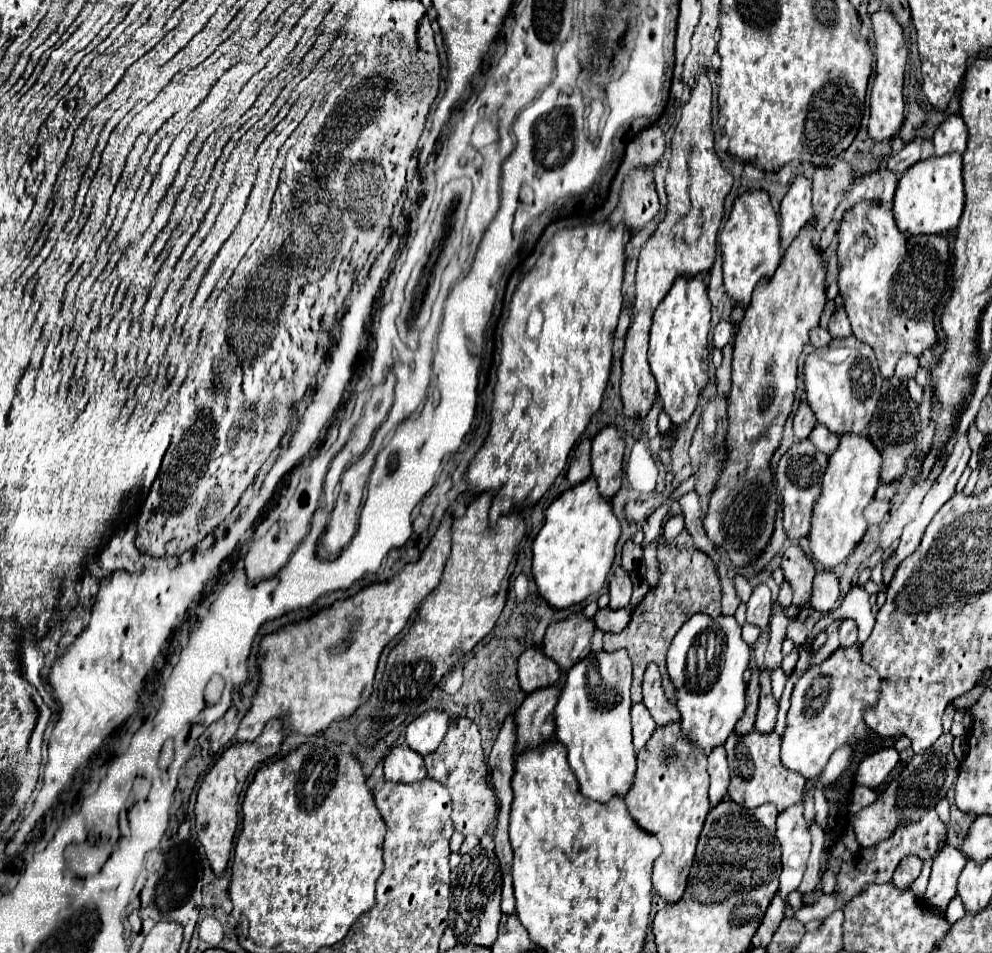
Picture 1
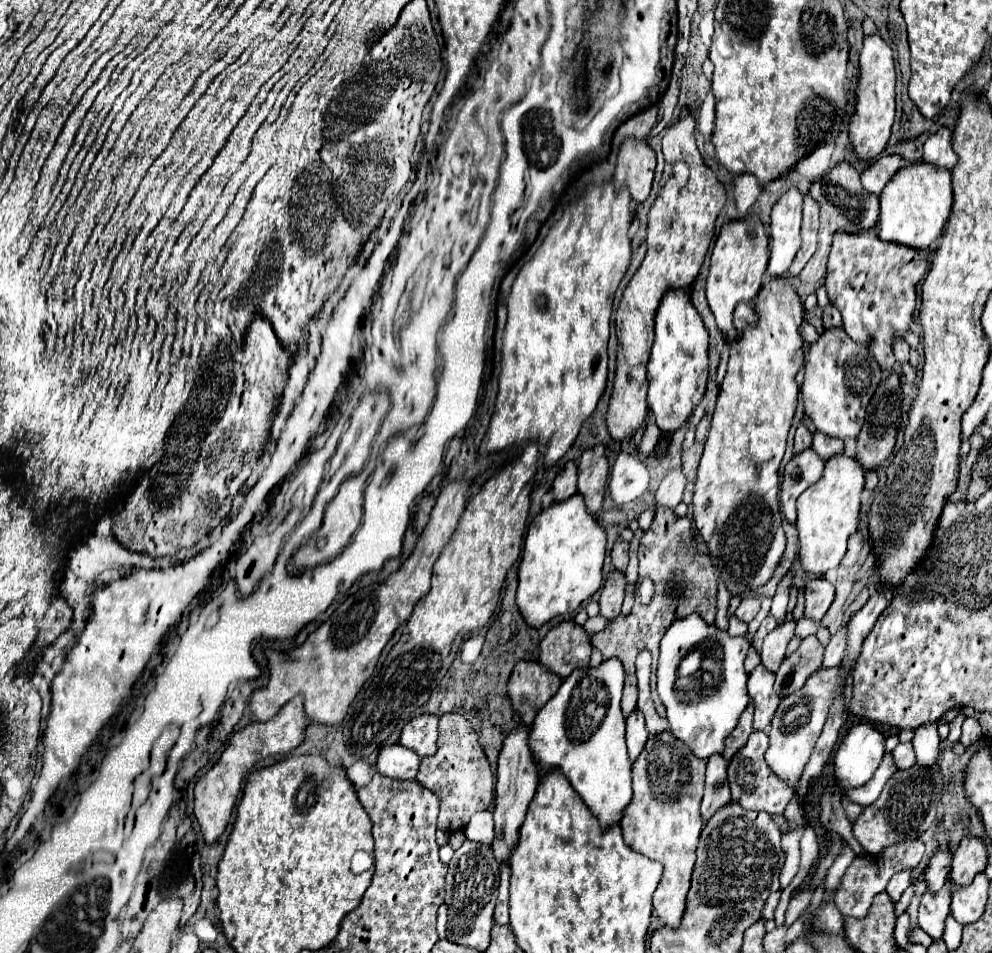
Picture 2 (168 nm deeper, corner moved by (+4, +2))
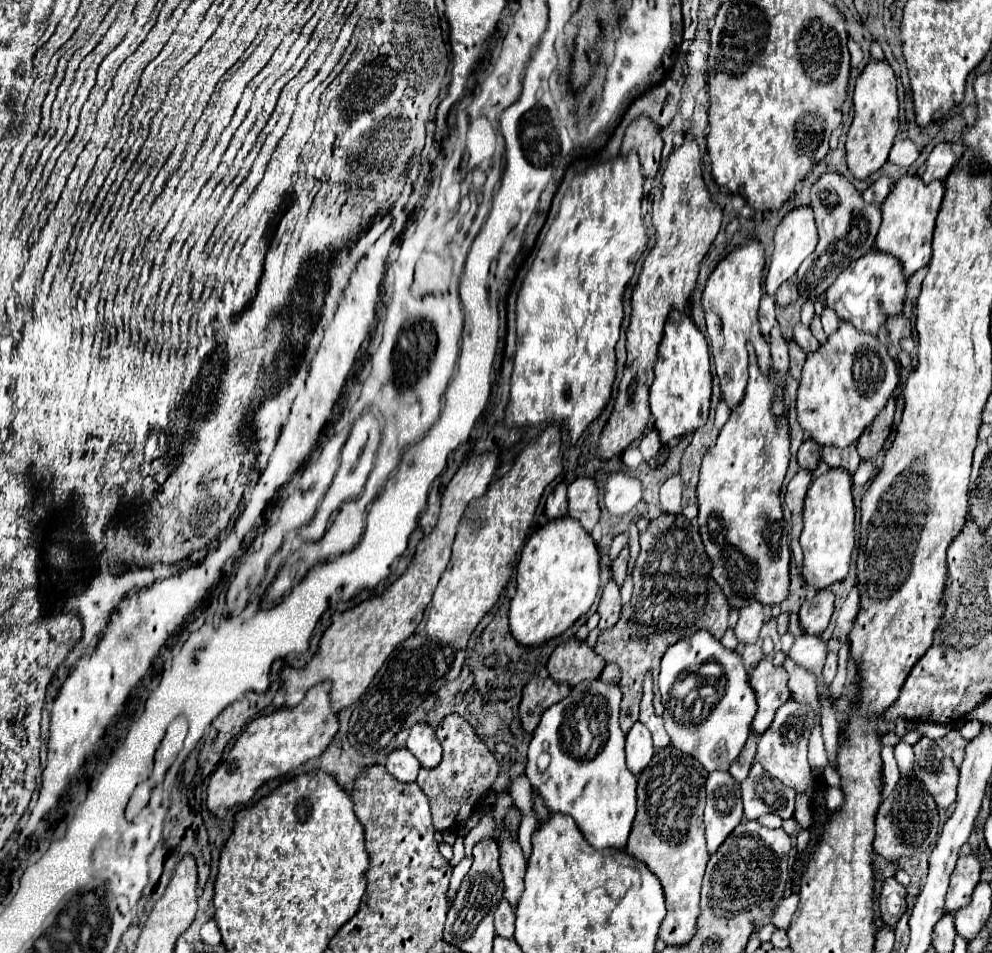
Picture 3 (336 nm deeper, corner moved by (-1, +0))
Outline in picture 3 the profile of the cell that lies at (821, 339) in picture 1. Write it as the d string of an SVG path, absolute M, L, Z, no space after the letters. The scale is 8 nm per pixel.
M796 324L796 328L794 328L794 340L806 350L806 352L814 352L814 350L818 350L818 340L814 338L814 334L810 332L810 328L808 326L804 326L804 324Z

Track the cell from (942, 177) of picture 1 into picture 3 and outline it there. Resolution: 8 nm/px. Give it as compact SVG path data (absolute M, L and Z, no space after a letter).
M906 174L894 184L892 192L882 204L882 226L876 236L876 248L896 256L902 262L906 276L912 276L932 258L932 234L942 198L944 198L944 182L924 184L920 176Z

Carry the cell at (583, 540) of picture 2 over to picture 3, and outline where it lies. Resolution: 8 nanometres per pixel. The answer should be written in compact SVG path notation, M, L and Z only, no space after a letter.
M570 516L538 528L522 548L516 566L516 596L510 604L510 632L526 646L542 644L584 616L600 590L600 550Z

